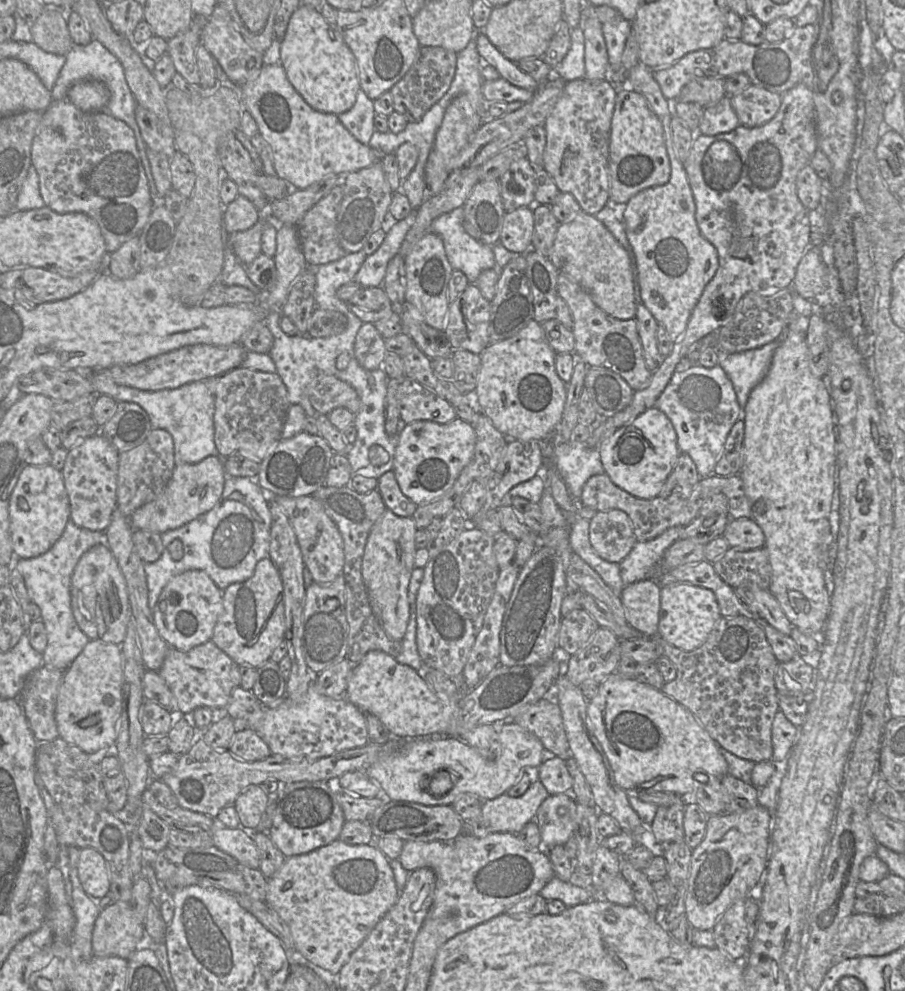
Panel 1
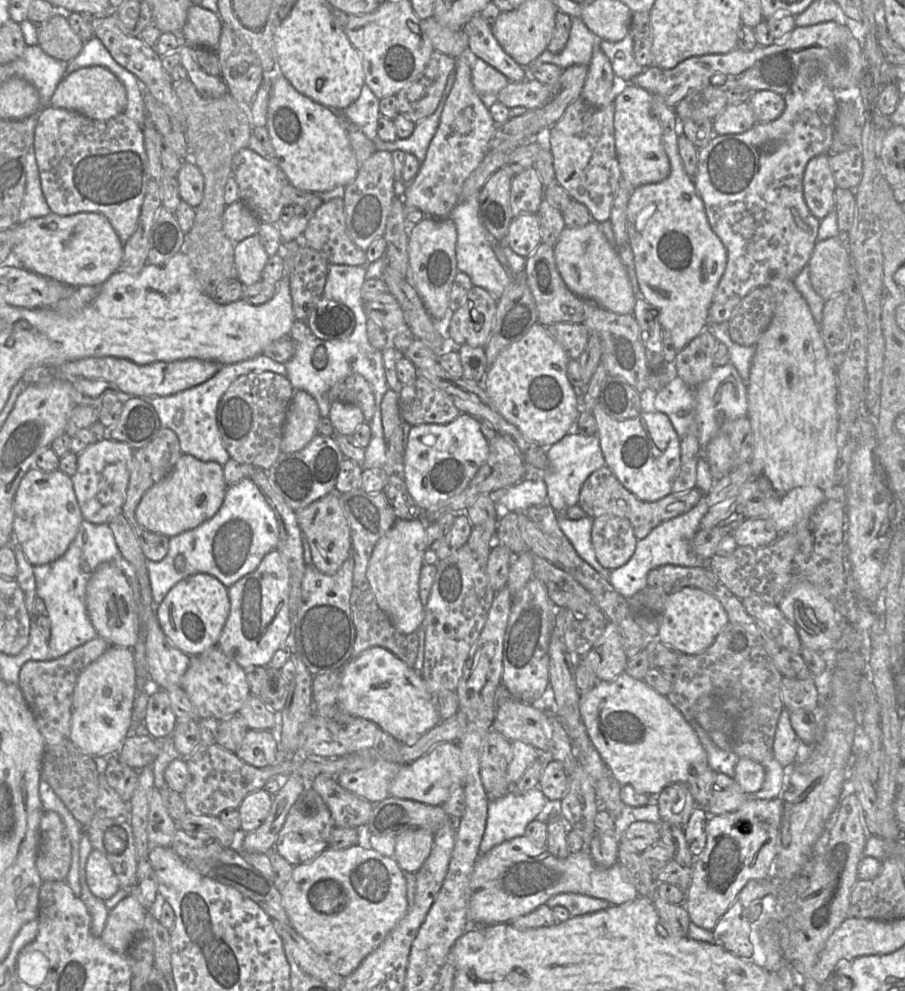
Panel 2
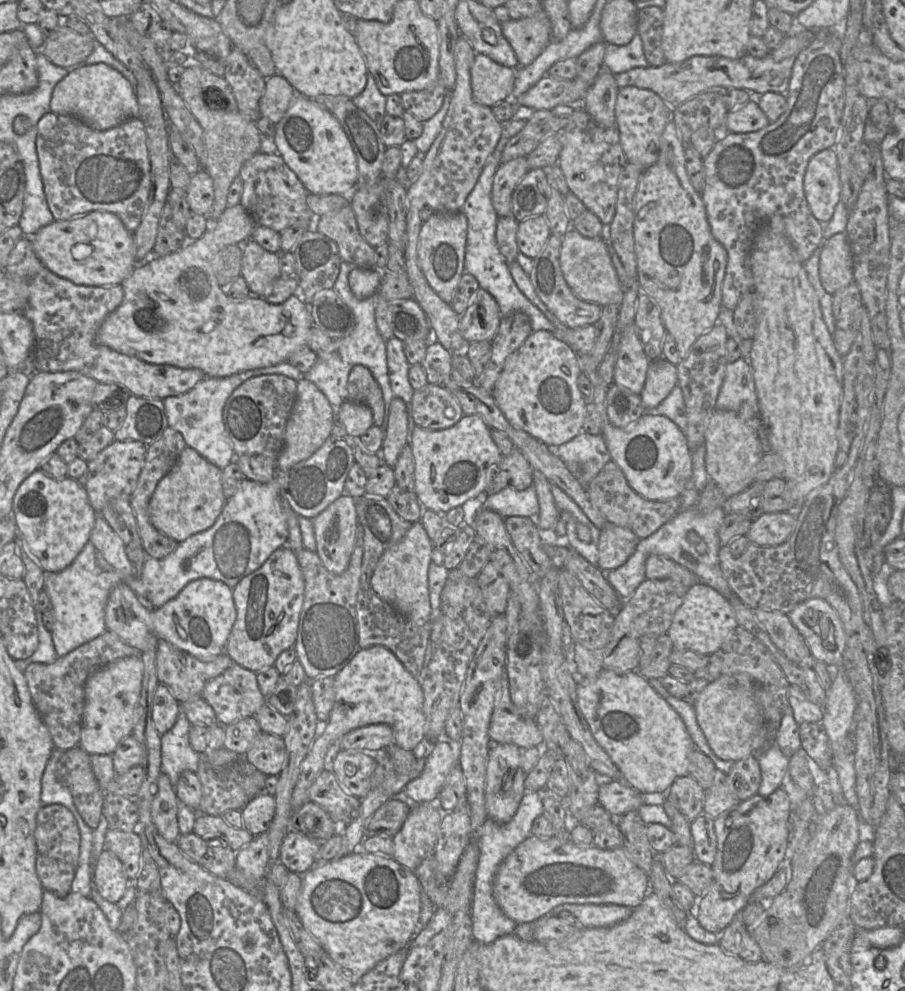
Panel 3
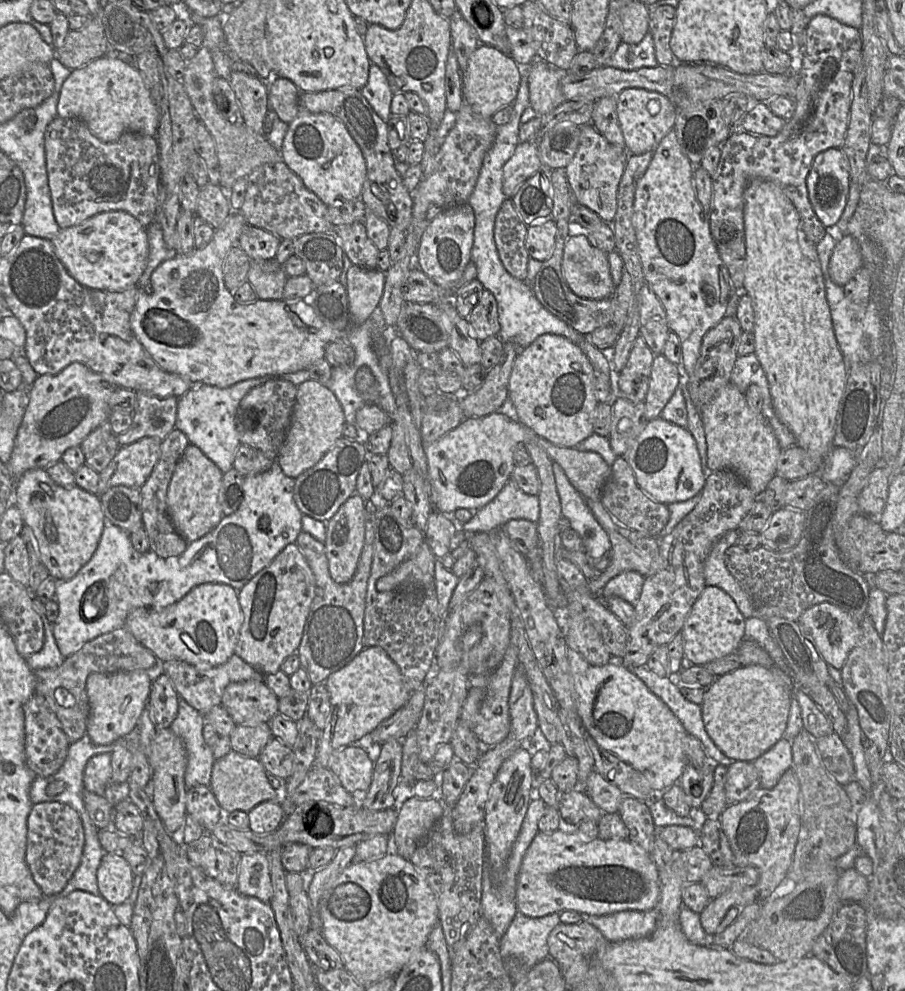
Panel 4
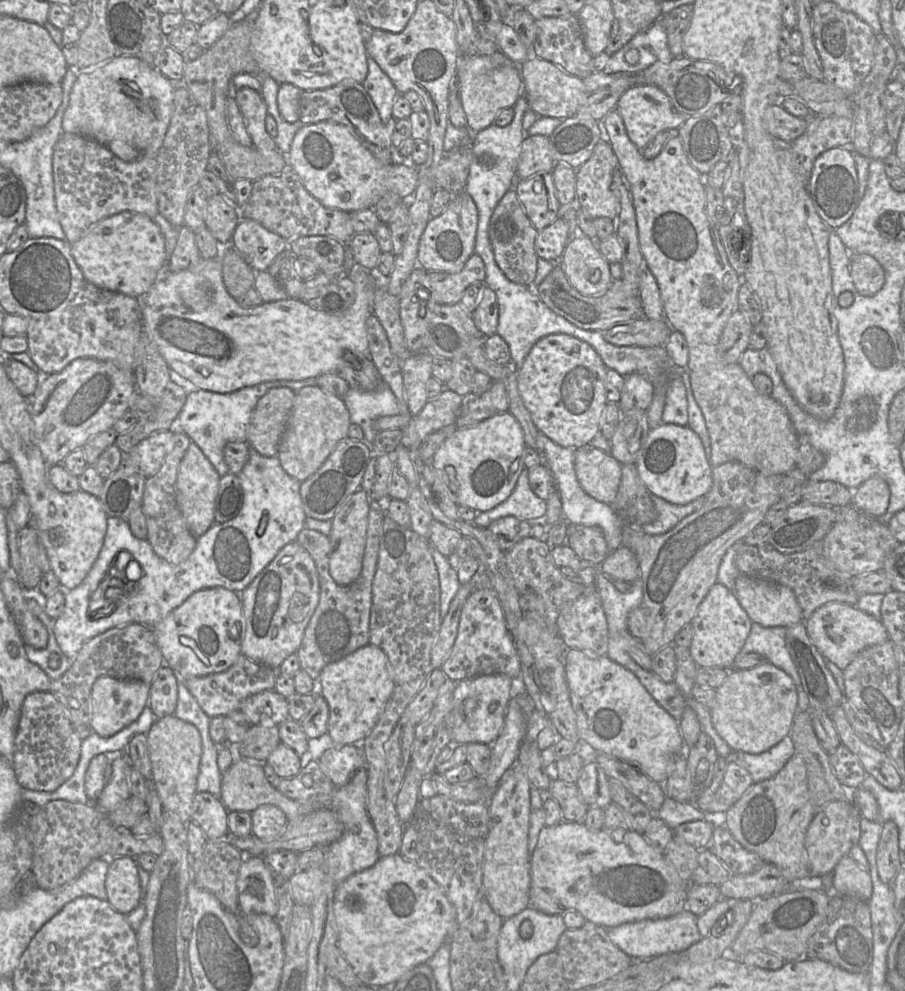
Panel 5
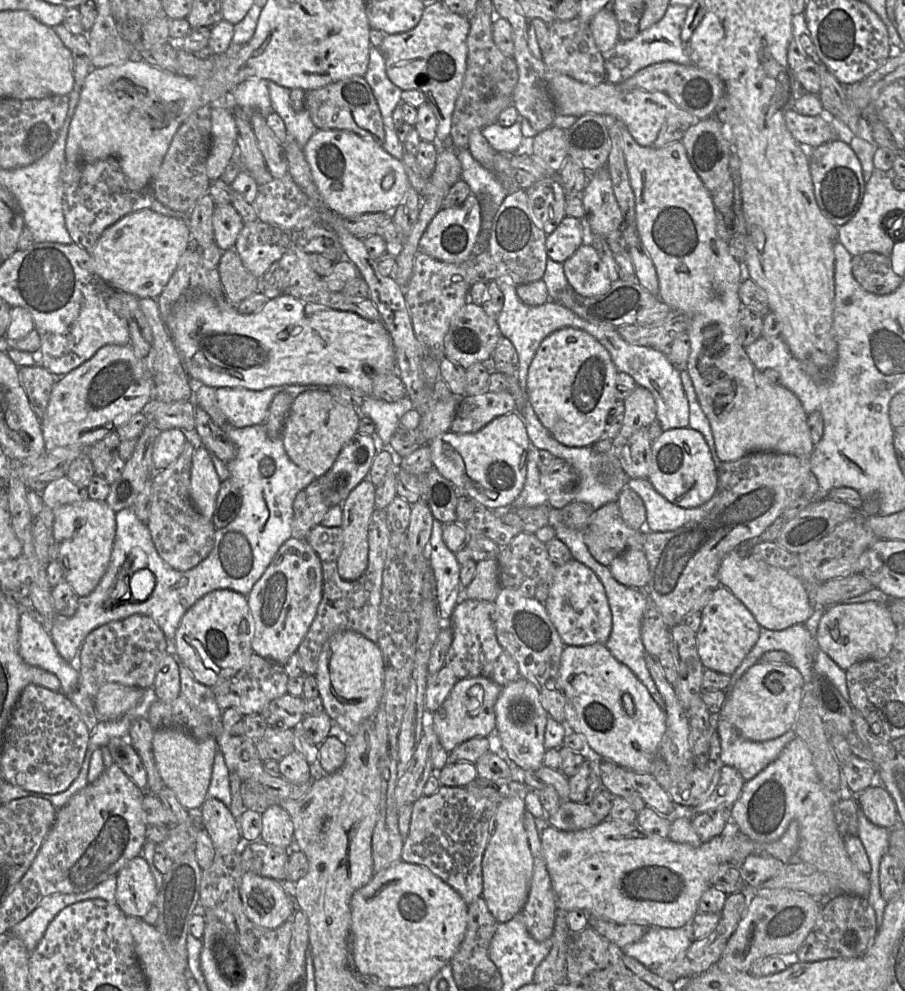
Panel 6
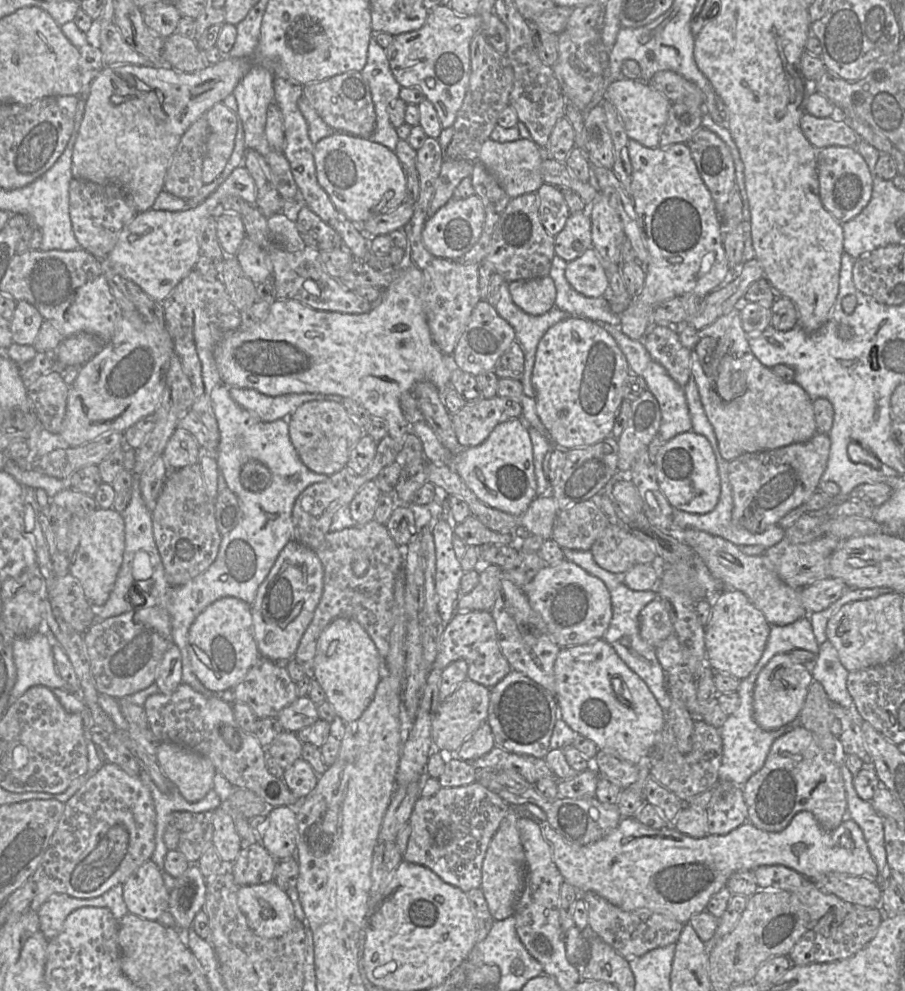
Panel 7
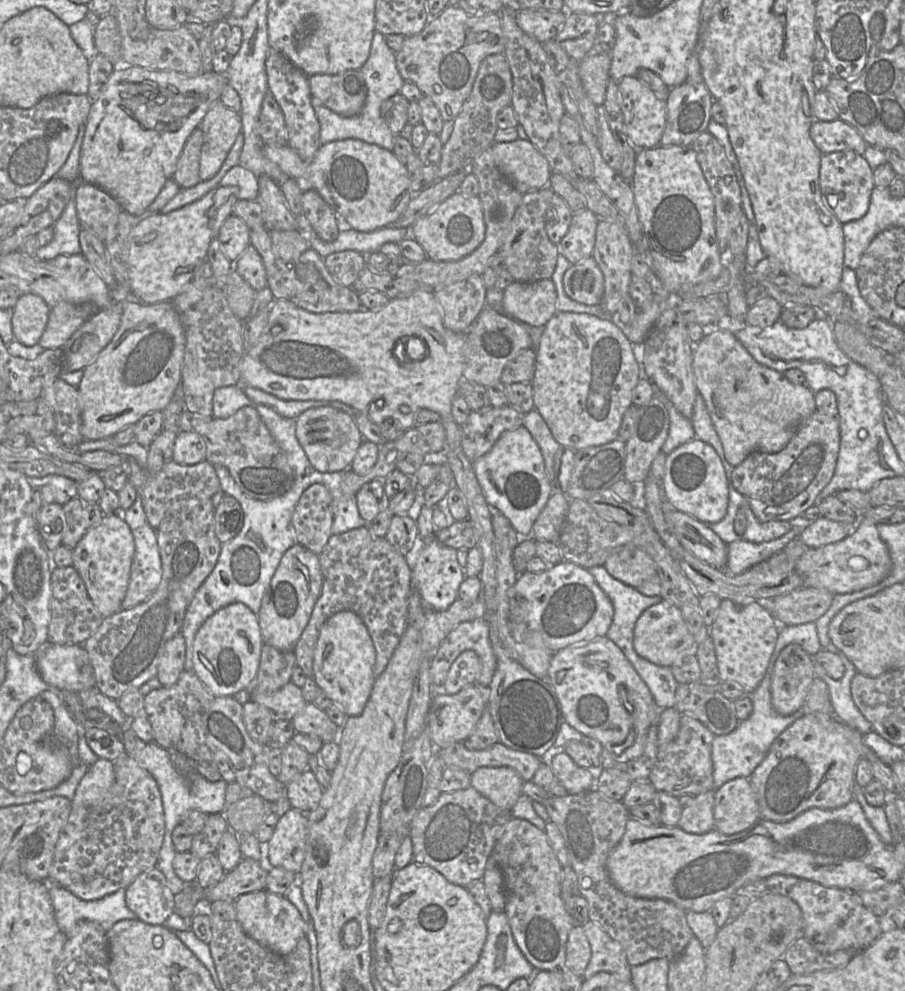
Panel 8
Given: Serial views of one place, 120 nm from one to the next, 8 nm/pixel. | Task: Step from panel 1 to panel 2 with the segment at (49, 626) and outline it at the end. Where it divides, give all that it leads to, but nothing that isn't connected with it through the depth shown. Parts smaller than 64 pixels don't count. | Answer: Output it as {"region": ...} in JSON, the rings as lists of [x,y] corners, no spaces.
{"region":[[[83,520],[74,540],[61,557],[33,567],[36,594],[44,601],[46,615],[51,623],[49,659],[59,658],[98,635],[87,613],[86,587],[92,573],[100,564],[121,561],[120,550],[109,524],[93,524]]]}

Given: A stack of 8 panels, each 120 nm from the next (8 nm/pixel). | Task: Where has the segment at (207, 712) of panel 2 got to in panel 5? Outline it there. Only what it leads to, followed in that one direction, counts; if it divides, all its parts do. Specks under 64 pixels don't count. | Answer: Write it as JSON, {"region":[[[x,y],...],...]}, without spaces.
{"region":[[[264,690],[247,697],[241,711],[252,725],[278,726],[289,717],[287,699],[275,690]]]}

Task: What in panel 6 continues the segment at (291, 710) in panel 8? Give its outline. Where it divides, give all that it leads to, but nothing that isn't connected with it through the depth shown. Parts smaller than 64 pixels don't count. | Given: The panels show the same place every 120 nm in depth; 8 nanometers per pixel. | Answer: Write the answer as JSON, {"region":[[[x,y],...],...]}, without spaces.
{"region":[[[253,653],[248,662],[233,676],[211,687],[218,706],[224,711],[235,708],[242,715],[260,714],[274,699],[287,694],[288,675],[284,664],[262,658]]]}

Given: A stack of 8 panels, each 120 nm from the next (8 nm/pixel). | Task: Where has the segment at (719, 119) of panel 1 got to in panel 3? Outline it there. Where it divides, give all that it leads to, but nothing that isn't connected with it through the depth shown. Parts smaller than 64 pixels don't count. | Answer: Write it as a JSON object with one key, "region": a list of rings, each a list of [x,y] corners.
{"region":[[[752,98],[745,104],[728,111],[724,122],[724,129],[729,132],[754,132],[767,126],[770,121],[759,107],[757,98]]]}

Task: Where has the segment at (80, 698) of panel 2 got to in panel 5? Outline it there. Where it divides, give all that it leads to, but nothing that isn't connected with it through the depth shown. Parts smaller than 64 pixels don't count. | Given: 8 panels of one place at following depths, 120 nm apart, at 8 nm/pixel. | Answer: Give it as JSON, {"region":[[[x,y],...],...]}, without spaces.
{"region":[[[98,677],[91,690],[91,725],[101,737],[110,737],[134,722],[149,703],[150,684],[135,679]]]}

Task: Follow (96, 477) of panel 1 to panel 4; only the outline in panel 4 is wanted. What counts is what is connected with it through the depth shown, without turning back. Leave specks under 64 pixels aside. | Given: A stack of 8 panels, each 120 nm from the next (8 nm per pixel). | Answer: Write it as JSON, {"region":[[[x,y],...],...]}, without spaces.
{"region":[[[145,437],[120,446],[108,466],[99,473],[99,497],[115,486],[140,489],[147,481],[160,457],[161,440]]]}

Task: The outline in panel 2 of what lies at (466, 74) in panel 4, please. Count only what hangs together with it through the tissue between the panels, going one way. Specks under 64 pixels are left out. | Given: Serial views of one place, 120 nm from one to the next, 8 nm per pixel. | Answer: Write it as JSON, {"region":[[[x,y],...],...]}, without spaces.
{"region":[[[480,58],[472,60],[472,85],[488,104],[510,81]]]}

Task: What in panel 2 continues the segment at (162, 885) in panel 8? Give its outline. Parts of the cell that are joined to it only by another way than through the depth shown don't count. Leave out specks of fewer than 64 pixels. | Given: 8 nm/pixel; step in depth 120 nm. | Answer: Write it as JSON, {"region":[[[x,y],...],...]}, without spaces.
{"region":[[[93,850],[87,859],[86,877],[90,891],[104,902],[122,889],[111,863],[98,850]]]}

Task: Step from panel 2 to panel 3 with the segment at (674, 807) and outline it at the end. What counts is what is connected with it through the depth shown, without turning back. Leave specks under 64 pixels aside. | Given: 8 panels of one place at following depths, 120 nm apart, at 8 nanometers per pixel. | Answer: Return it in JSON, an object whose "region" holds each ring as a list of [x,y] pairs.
{"region":[[[690,775],[677,778],[667,793],[665,800],[669,801],[691,823],[704,813],[706,790]]]}

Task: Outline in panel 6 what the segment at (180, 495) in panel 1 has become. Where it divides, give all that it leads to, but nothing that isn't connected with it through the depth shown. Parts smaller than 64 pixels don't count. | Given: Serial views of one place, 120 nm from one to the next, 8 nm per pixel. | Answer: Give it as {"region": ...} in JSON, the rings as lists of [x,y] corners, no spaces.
{"region":[[[197,444],[192,457],[190,497],[196,510],[205,518],[212,520],[220,483],[211,453]]]}

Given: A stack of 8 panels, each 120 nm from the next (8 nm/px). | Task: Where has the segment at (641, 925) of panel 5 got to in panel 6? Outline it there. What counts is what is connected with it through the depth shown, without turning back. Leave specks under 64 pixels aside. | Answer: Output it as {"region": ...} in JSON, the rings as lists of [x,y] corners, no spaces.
{"region":[[[691,920],[681,928],[649,927],[639,941],[621,949],[624,954],[636,959],[649,970],[655,970],[684,953],[693,940],[695,938]]]}

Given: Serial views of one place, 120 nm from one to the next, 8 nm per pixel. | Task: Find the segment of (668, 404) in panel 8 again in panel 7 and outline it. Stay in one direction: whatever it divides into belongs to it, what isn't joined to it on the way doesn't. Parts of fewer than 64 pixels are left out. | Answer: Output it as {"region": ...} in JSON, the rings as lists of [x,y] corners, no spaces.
{"region":[[[607,323],[600,325],[615,340],[616,344],[627,360],[630,371],[644,379],[648,391],[650,391],[658,401],[661,411],[661,423],[658,436],[661,438],[661,440],[663,442],[667,442],[678,434],[691,431],[692,423],[685,398],[684,387],[681,387],[677,382],[675,382],[670,377],[666,369],[651,358],[642,340],[633,340],[626,336],[620,330],[620,325],[610,325]]]}

